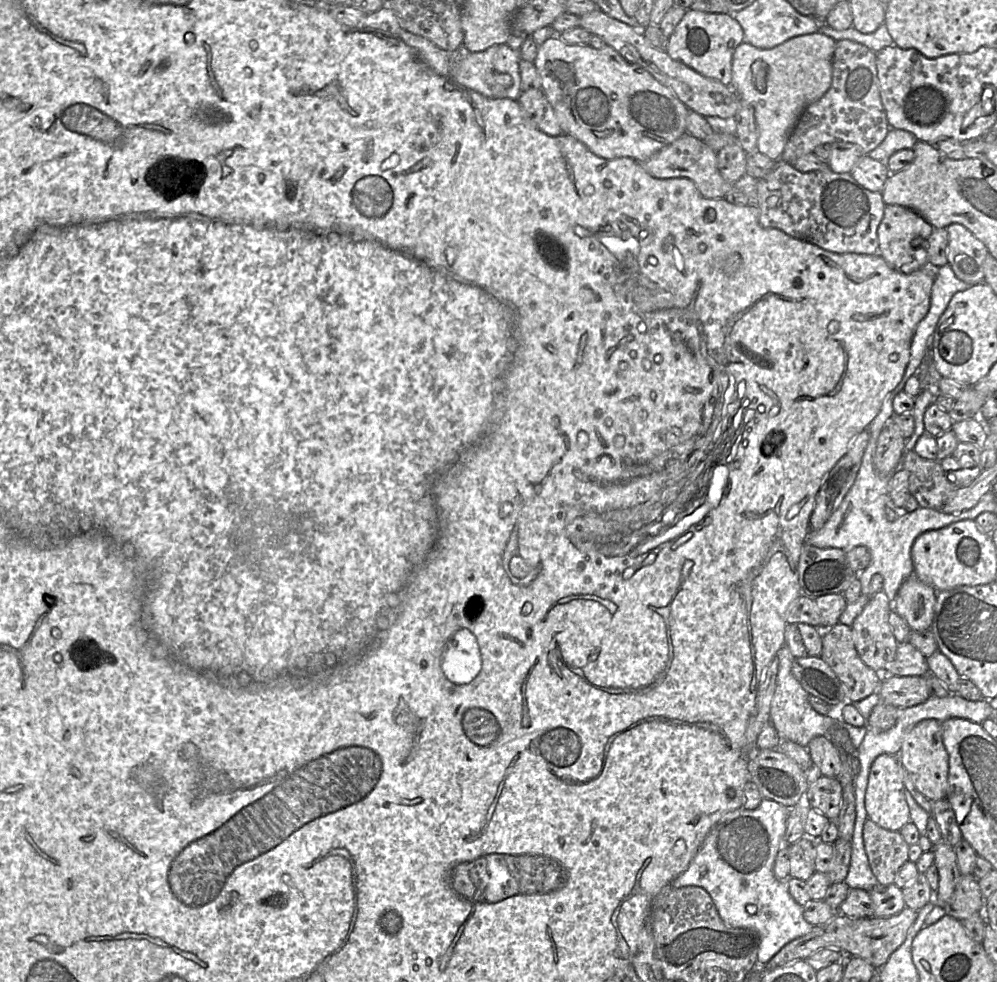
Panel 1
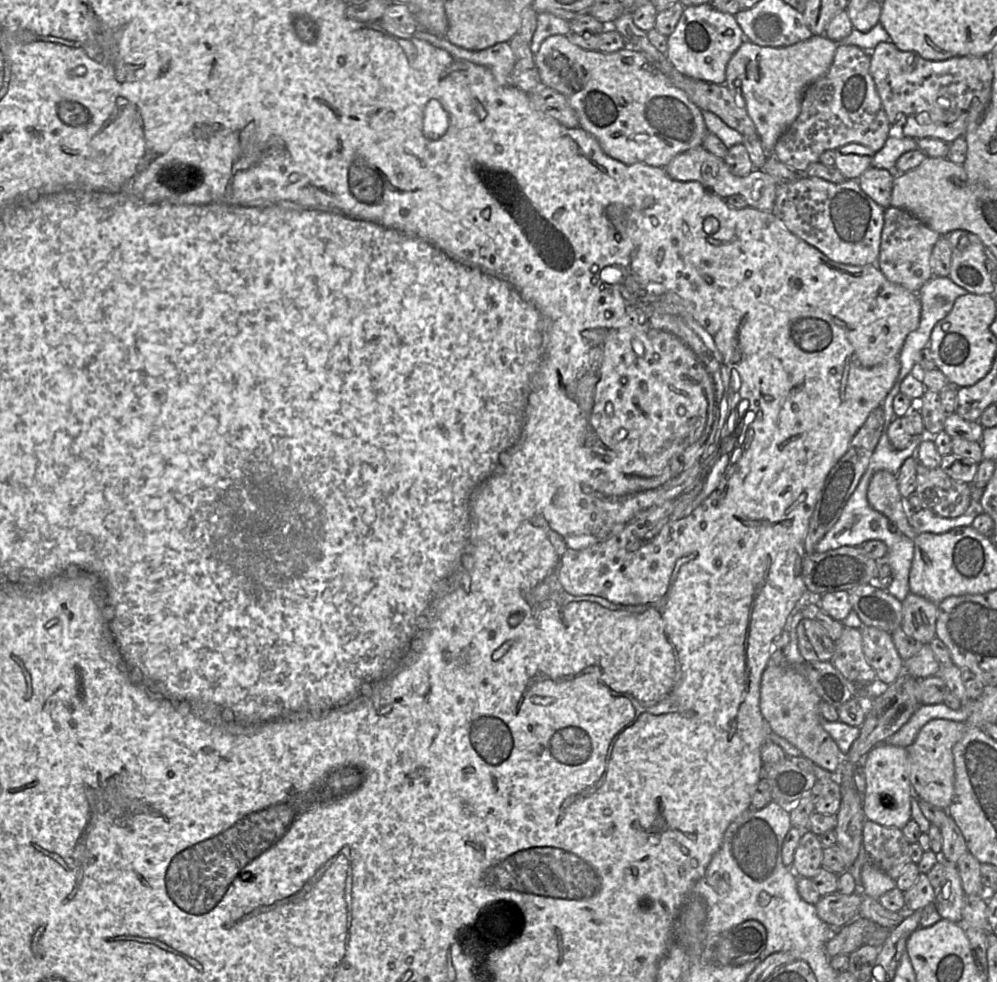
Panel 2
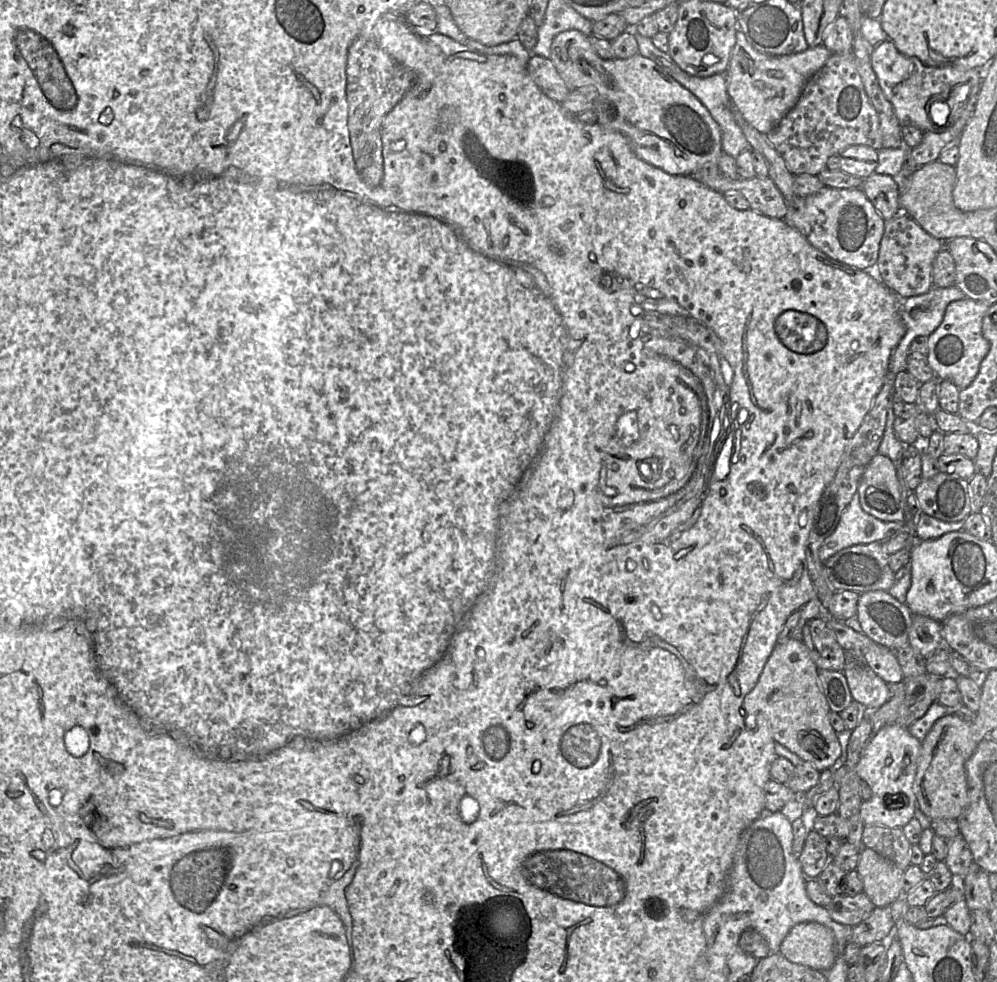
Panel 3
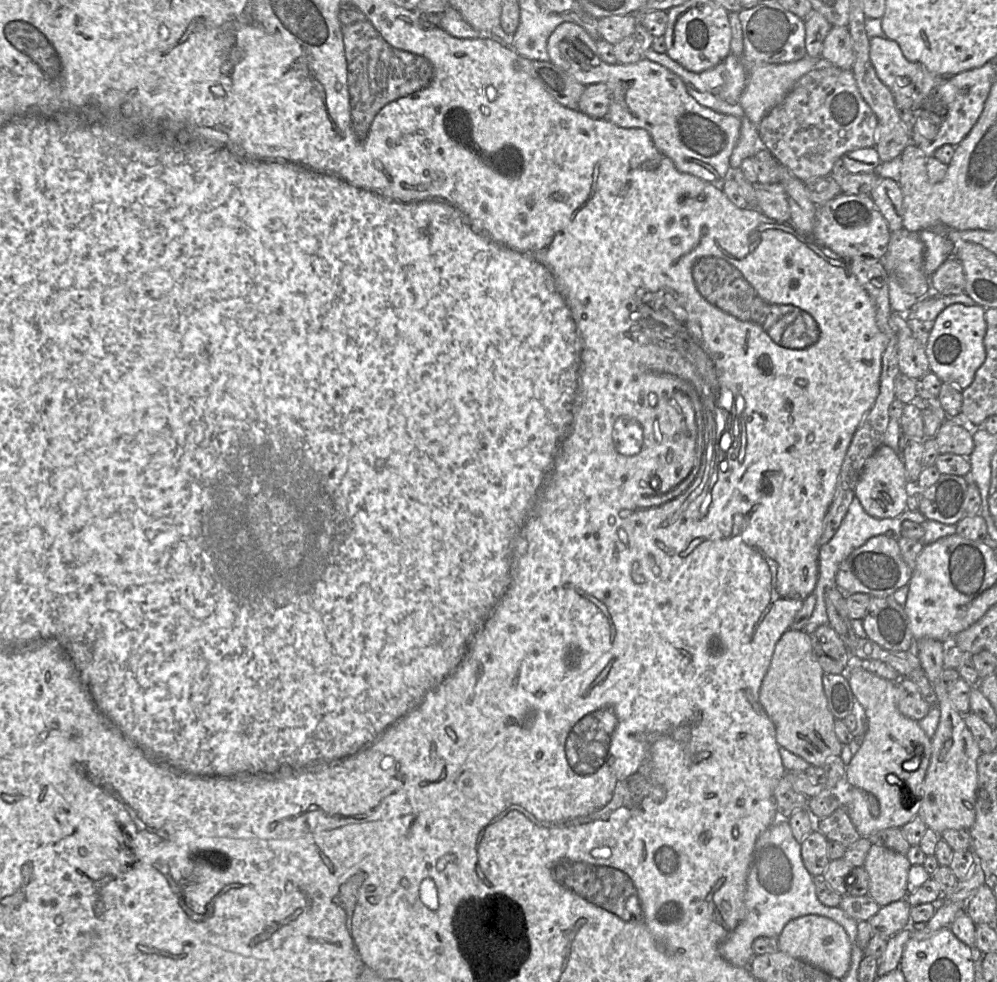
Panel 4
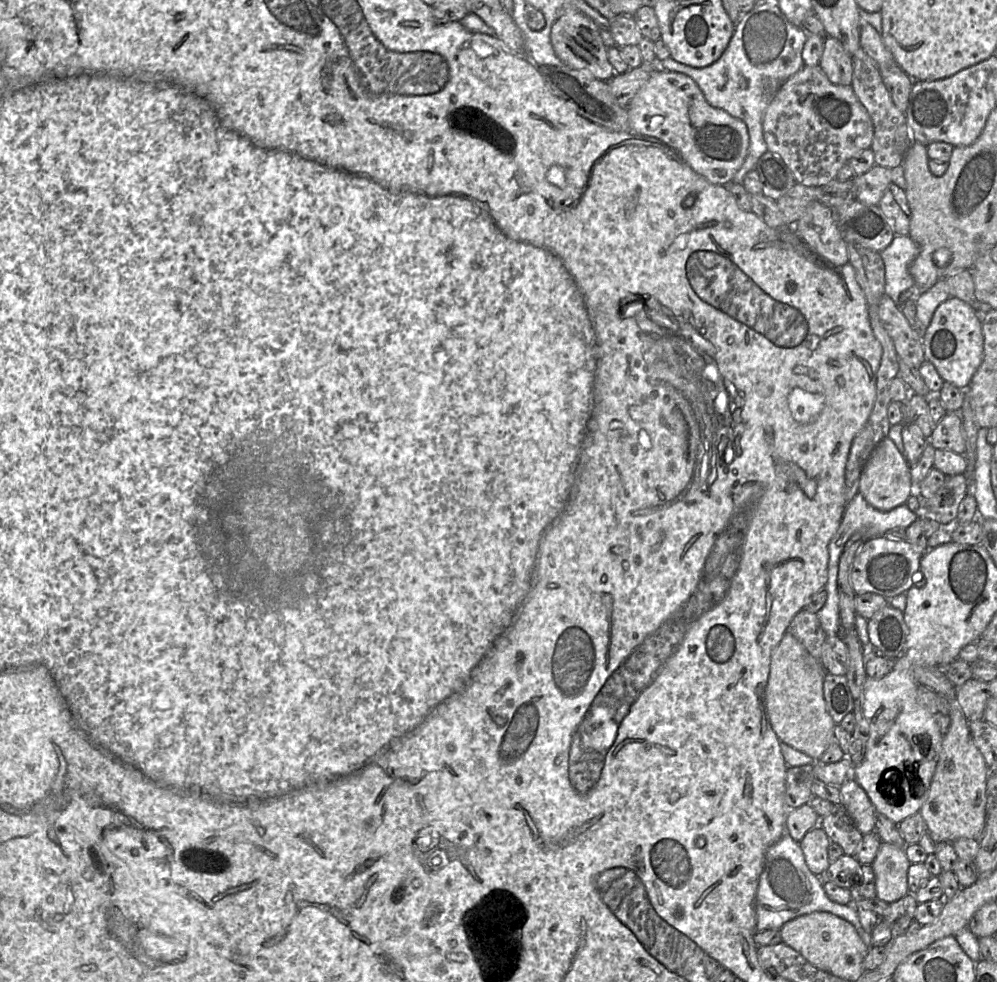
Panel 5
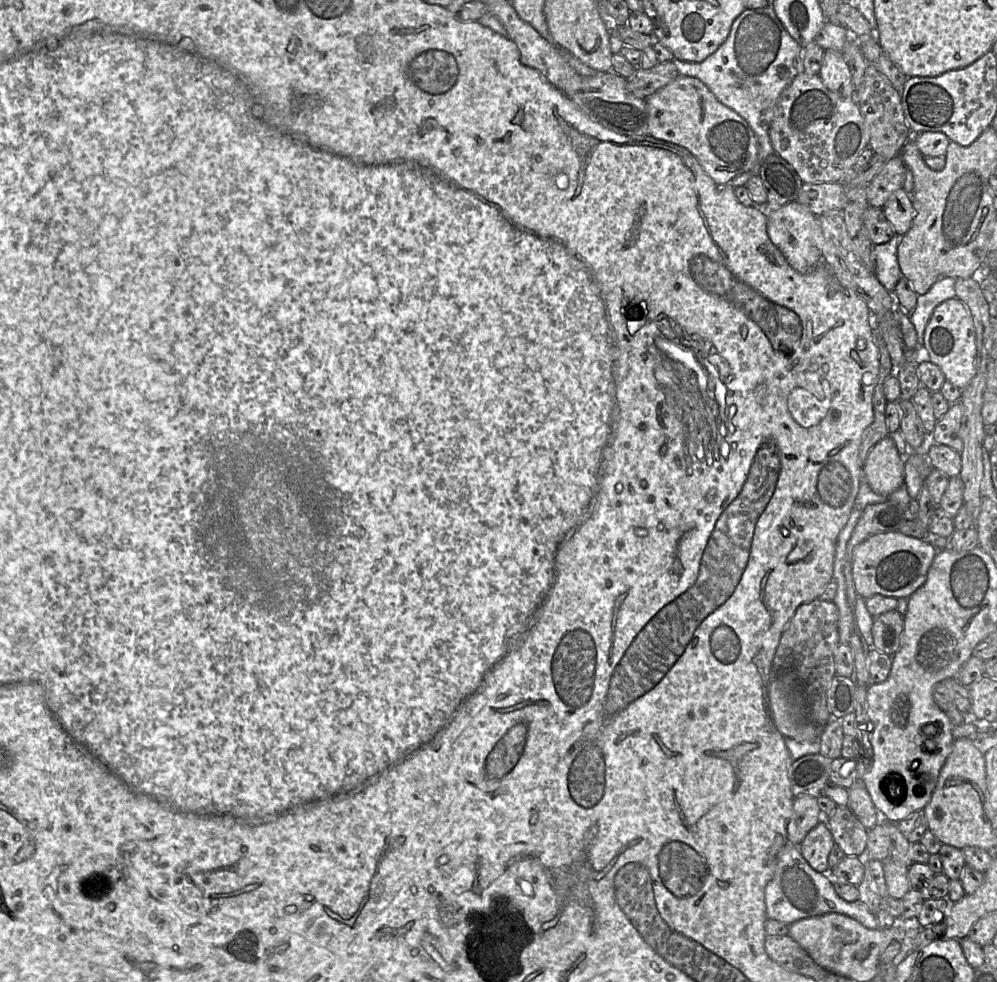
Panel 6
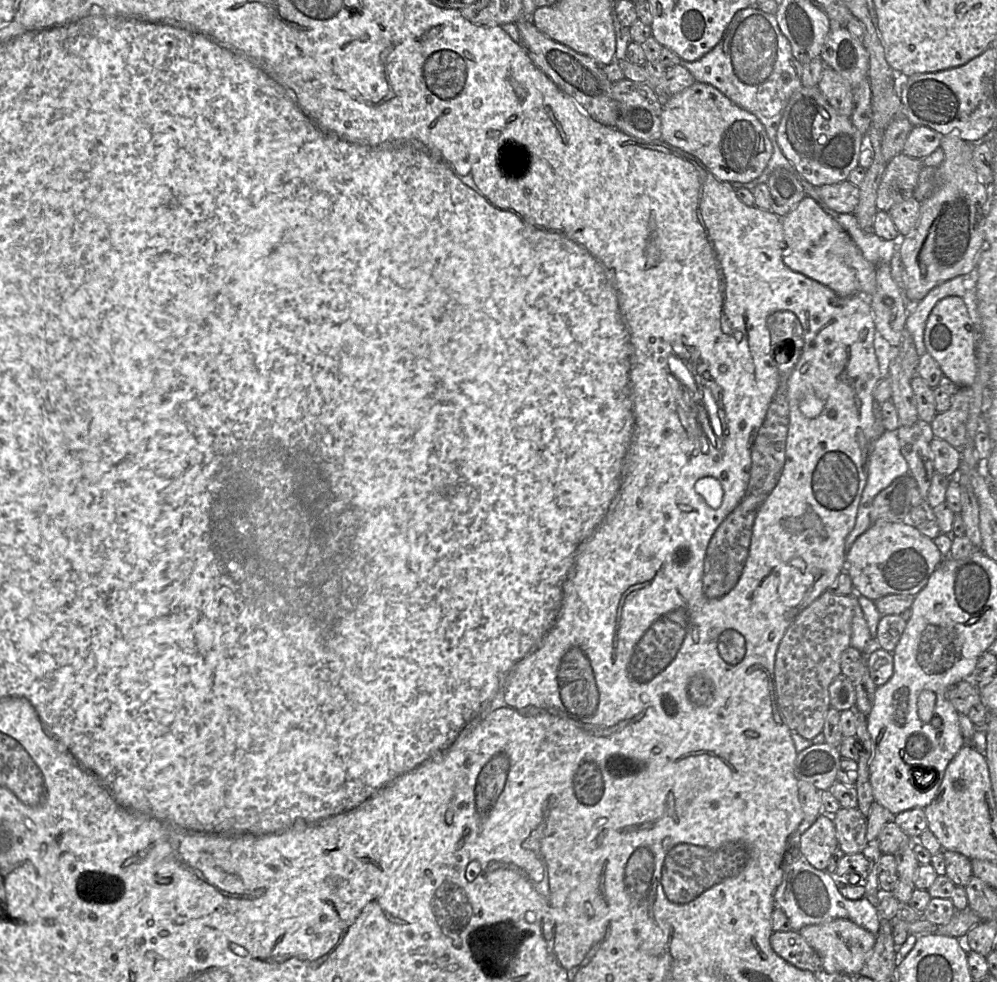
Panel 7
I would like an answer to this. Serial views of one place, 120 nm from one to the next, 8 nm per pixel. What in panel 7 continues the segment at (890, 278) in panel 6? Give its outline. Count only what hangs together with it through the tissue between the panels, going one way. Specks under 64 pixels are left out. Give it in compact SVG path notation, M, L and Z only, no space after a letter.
M824 204L821 207L847 231L866 260L875 266L890 264L892 256L898 250L899 241L884 240L872 230L864 231L853 213L838 213Z

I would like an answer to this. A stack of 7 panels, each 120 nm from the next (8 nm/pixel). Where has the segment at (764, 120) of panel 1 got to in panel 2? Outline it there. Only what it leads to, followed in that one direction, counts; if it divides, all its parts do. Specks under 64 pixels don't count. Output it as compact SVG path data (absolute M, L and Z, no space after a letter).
M823 35L785 47L765 47L745 40L731 56L724 84L742 97L764 148L772 153L779 137L791 126L801 111L806 89L828 72L838 43Z

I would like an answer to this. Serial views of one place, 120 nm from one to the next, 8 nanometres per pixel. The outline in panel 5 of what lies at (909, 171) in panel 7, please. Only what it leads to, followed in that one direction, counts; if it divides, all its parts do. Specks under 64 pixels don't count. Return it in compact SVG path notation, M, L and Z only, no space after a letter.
M875 164L866 173L856 175L853 181L855 199L866 204L878 205L892 183L891 169Z

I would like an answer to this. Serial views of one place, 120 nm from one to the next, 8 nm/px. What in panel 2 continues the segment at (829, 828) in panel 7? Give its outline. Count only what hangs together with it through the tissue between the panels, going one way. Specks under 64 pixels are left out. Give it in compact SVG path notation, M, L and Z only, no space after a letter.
M807 831L794 853L793 872L798 877L813 878L822 867L823 848L819 836Z

